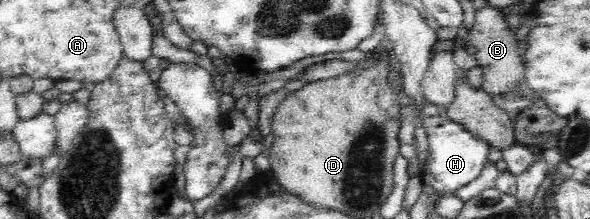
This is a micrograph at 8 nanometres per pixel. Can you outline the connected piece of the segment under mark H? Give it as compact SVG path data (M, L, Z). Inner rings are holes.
M427 102L421 111L423 111L421 126L427 132L429 142L427 160L423 167L426 176L423 181L429 184L437 194L450 196L453 192L479 179L491 148L486 142L473 138L460 127L460 124L451 120L445 114L445 109Z

